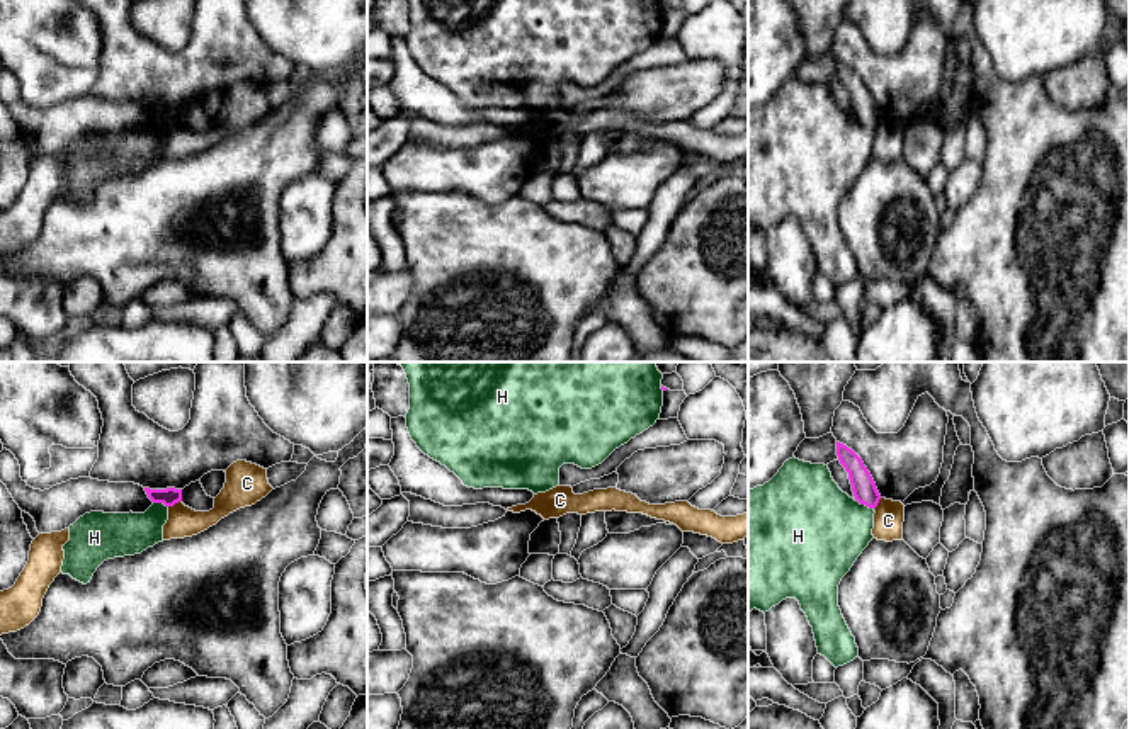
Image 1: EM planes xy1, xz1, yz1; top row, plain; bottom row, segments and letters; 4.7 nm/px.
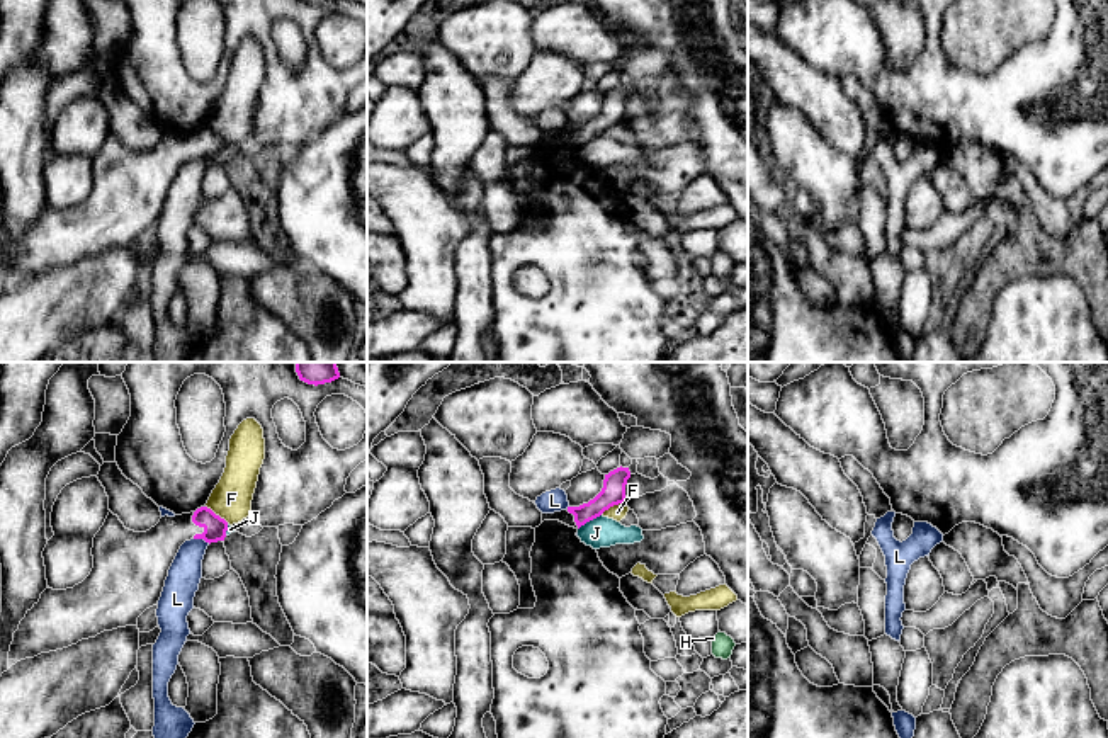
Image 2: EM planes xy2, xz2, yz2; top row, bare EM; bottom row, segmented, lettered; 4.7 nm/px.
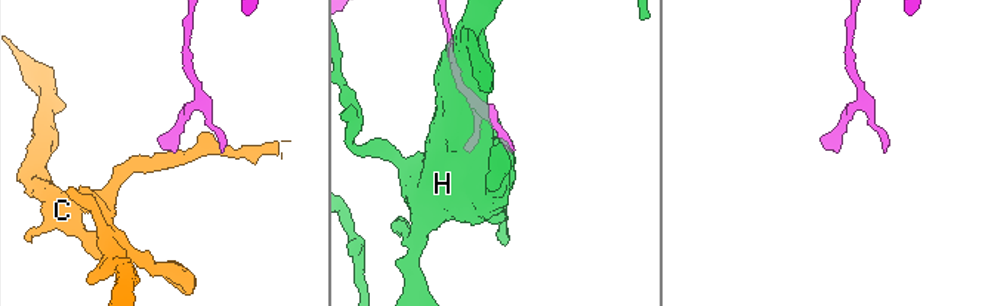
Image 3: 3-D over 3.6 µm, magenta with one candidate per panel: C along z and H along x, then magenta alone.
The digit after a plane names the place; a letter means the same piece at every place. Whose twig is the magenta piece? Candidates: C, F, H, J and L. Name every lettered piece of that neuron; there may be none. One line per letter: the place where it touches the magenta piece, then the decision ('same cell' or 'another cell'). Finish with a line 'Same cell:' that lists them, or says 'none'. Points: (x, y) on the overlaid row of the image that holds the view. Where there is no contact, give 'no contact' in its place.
C: contact xy1 (174, 503); another cell
F: contact xz2 (612, 505); another cell
H: contact yz1 (866, 505); another cell
J: contact xz2 (588, 521); another cell
L: contact xy2 (203, 538); another cell
Same cell: none

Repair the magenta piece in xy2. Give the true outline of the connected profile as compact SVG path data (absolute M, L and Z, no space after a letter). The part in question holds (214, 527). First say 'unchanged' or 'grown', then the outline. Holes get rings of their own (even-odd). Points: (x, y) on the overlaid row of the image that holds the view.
grown; M211 508L161 517L146 532L124 527L109 512L93 537L93 568L73 588L46 588L14 633L8 668L20 660L76 644L104 631L138 626L138 617L156 605L168 570L185 541L224 541L228 522Z

